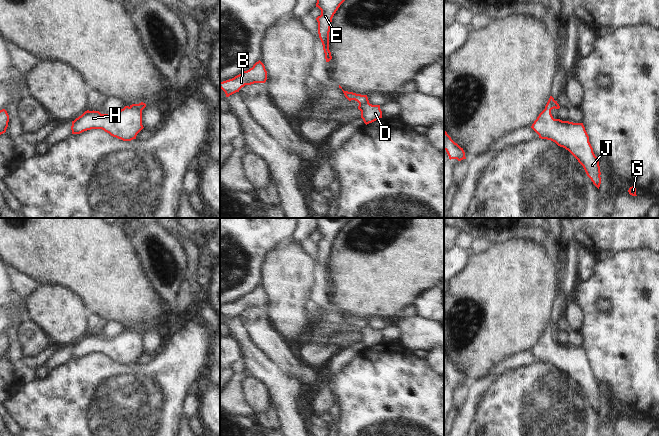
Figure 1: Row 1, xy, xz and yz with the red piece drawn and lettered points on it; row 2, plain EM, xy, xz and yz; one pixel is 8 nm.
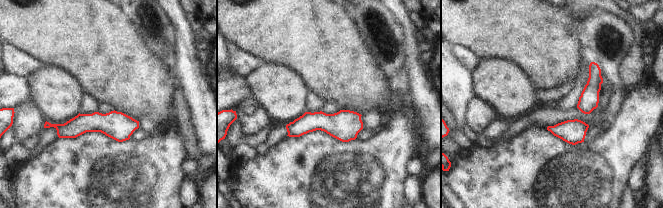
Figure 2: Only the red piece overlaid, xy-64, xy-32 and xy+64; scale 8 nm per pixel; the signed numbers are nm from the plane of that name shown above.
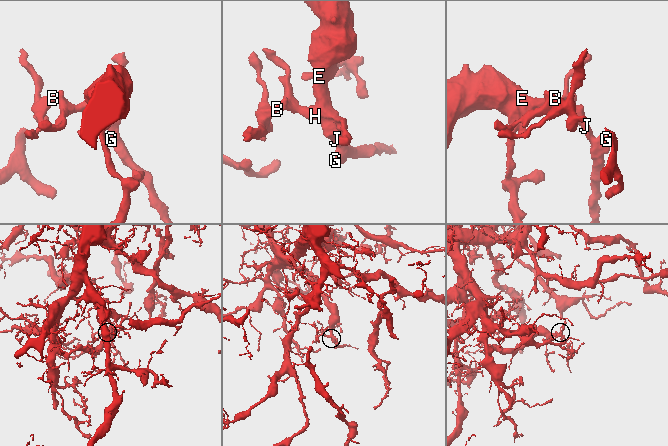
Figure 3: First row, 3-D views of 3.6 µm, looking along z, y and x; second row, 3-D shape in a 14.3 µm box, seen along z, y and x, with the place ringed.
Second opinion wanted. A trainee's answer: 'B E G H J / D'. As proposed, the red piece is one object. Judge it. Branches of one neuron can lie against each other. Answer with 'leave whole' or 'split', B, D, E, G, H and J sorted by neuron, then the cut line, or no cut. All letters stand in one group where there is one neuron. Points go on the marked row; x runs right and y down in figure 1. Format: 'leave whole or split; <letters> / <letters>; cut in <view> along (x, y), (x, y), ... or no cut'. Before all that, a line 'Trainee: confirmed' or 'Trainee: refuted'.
Trainee: refuted
leave whole; B D E G H J; no cut

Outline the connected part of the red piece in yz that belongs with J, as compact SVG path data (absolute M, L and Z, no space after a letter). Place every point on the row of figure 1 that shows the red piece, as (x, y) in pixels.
M550 96L545 109L539 114L531 128L539 135L539 138L551 140L568 150L583 166L587 176L599 189L601 184L599 159L593 152L583 123L554 119L551 114L551 110L554 108L559 109L560 106Z

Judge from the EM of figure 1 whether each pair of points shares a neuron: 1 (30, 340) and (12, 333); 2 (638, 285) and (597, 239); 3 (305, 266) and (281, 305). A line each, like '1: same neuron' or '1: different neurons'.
1: different neurons
2: different neurons
3: same neuron

